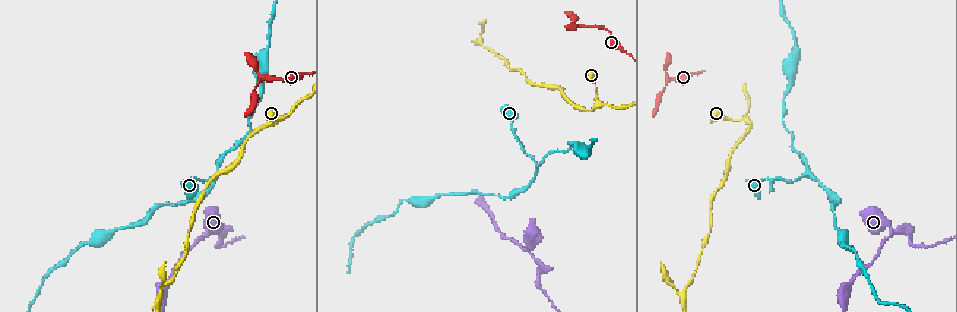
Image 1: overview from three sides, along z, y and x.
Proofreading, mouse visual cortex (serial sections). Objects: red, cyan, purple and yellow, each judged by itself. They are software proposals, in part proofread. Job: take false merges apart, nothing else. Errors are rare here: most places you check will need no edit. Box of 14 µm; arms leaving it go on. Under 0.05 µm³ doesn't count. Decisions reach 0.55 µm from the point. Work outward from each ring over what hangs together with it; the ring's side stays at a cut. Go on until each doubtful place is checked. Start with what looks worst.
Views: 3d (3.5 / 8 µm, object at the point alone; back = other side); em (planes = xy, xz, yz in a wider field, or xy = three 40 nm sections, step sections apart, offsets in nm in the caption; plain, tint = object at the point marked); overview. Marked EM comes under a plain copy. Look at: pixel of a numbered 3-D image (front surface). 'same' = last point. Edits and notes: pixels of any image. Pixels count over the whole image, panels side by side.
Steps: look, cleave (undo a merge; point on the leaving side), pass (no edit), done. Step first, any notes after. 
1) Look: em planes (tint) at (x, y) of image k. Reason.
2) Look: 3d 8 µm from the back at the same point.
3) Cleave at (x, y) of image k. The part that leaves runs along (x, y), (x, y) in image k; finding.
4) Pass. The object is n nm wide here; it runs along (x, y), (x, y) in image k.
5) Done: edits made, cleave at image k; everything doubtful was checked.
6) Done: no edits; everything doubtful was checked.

Look: 3d 3.5 µm from the back at (525, 251) of image 1. Side arm on a straight run.

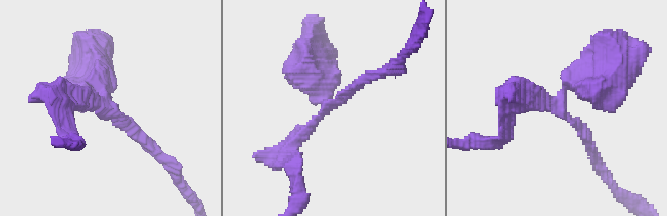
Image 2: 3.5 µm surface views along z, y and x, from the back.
Look: em xy step 5 (tint) at (561, 113) of image 2. 3 arms meet here; the arms are 150, 200, 400 nm wide; shape alone is not enough.

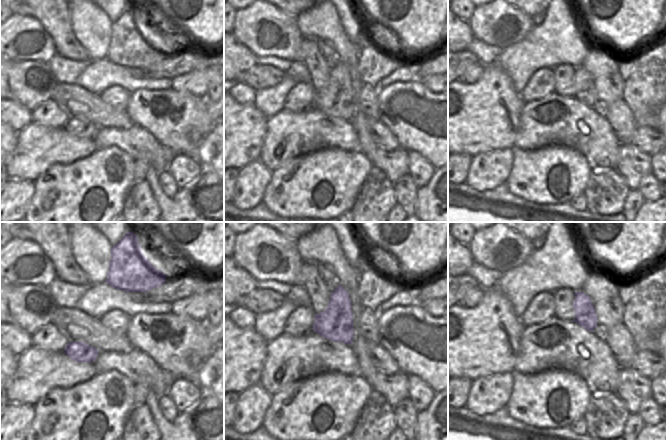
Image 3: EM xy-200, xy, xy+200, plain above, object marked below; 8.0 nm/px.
Pass. It runs along (96, 76), (105, 106), (157, 152) in image 2; continuous, no second cell.

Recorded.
Look: 3d 3.5 µm at (278, 118) of image 1. Sharp bend.

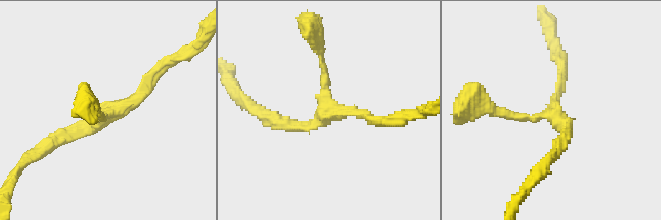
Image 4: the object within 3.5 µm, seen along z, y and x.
Look: em planes (tint) at (107, 116) of image 4. 3 arms meet here; the arms are 150, 150, 150 nm wide.

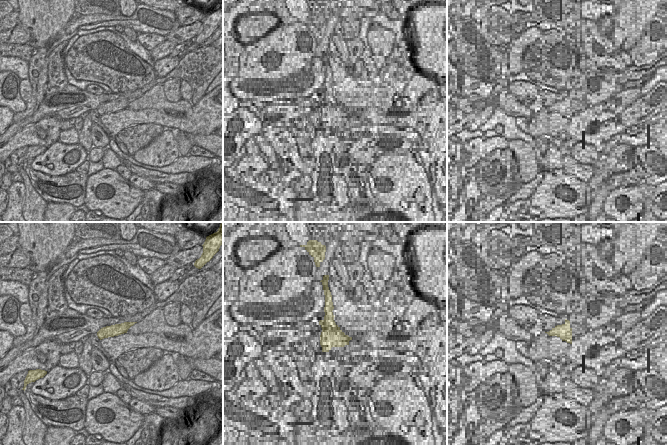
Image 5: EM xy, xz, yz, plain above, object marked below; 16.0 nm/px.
Pass. The object is 190 nm wide here; it runs along (128, 324), (100, 335) in image 5; one cell here.

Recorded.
Look: em planes (tint) at (583, 25) of image 1. A fork.

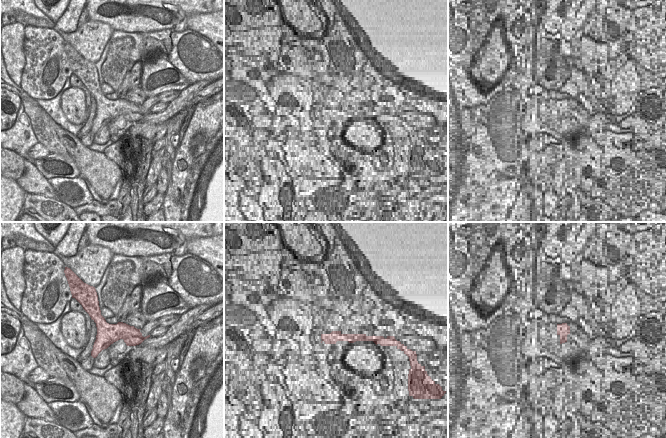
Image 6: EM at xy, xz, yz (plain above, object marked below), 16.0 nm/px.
Look: 3d 3.5 µm at the same point.

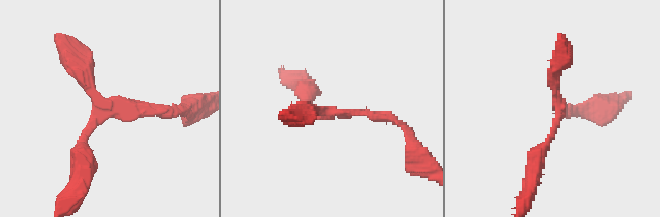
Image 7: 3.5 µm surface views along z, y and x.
Pass. 3 arms meet here; it runs along (177, 108), (103, 111), (85, 136), (82, 157) in image 7; one cell here.

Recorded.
Look: 3d 3.5 µm at (684, 291) of image 1. Thin neck.

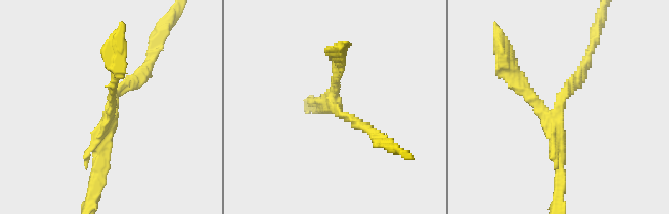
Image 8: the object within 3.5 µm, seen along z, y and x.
Look: em planes (tint) at (329, 103) of image 8.

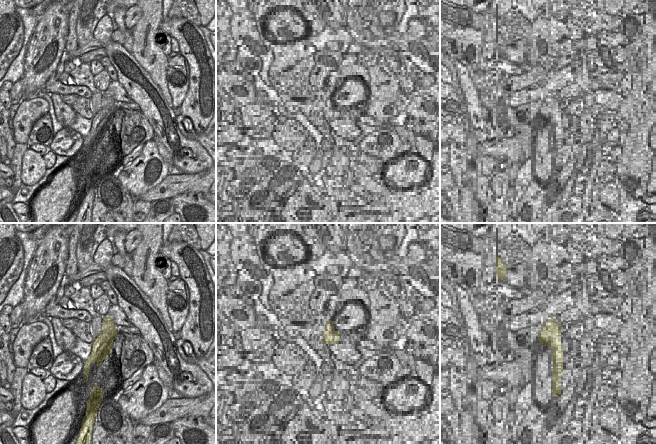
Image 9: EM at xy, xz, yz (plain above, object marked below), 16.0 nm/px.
Cleave at (519, 87) of image 8. The object is 320 nm wide here; the part that leaves runs along (545, 110), (509, 76), (496, 36) in image 8; two cells meet here.

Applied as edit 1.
Look: 3d 3.5 µm at (807, 174) of image 1. Abrupt turn.

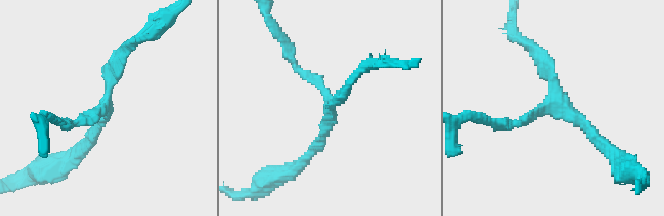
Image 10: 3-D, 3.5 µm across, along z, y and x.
Look: em xy step 5 (tint) at (551, 103) of image 10. 3 arms meet here; the arms are 150, 150, 200 nm wide.

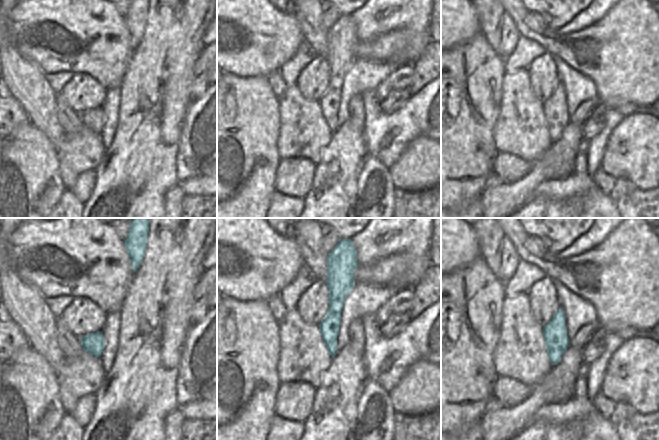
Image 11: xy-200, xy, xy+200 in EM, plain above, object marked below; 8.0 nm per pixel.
Pass. It runs along (292, 58), (329, 97), (313, 151) in image 10; all the same cell.

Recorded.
Look: 3d 3.5 µm at (223, 232) of image 1. A fork.

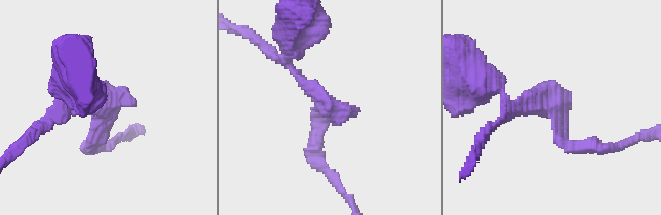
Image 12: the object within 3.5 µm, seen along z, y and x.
Look: em xy step 2 (tint) at (103, 109) of image 12. Now the EM.

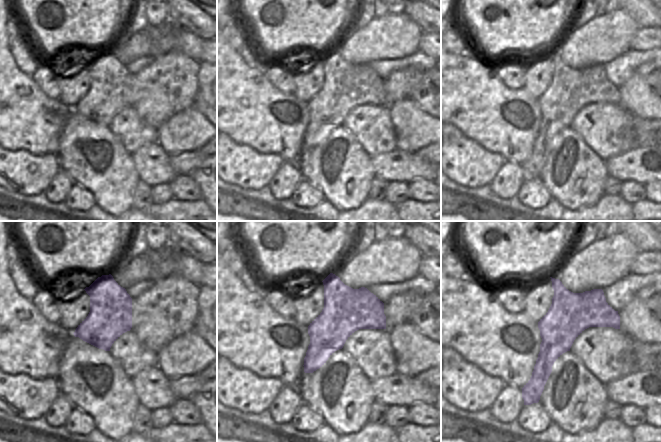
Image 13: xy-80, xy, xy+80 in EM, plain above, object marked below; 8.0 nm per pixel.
Pass. It runs along (599, 291), (558, 333), (535, 396) in image 13; all the same cell.

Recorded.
Done: edits made, cleave at image 8; everything doubtful was checked.

